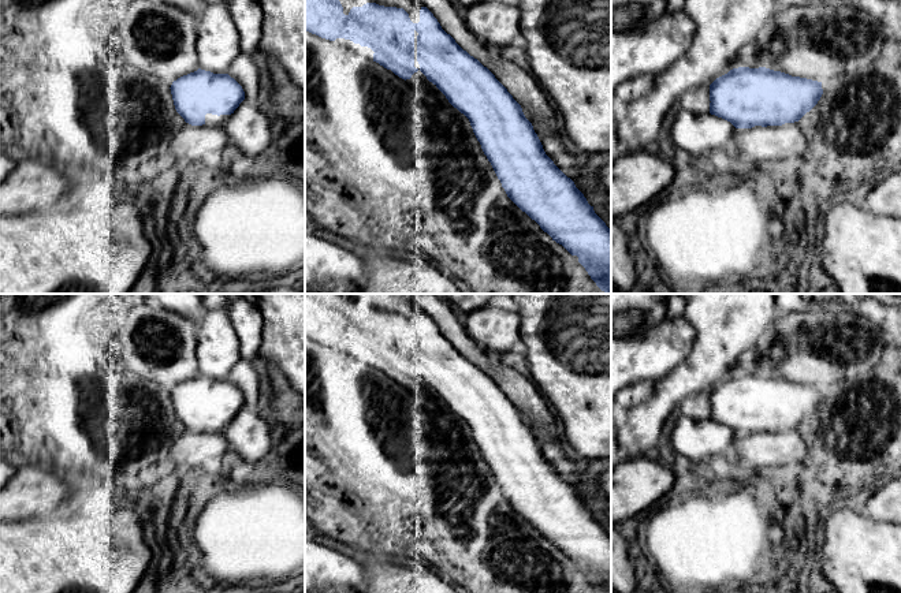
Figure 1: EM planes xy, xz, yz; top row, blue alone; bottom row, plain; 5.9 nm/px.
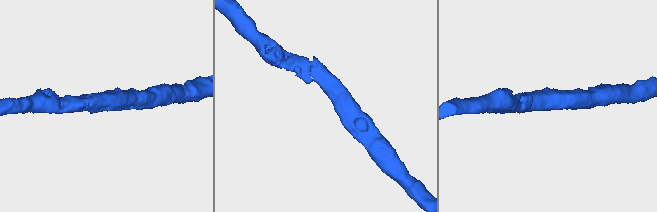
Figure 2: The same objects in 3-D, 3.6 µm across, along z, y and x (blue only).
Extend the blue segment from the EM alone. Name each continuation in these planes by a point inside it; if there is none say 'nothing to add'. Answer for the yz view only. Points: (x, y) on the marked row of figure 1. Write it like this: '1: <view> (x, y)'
nothing to add

